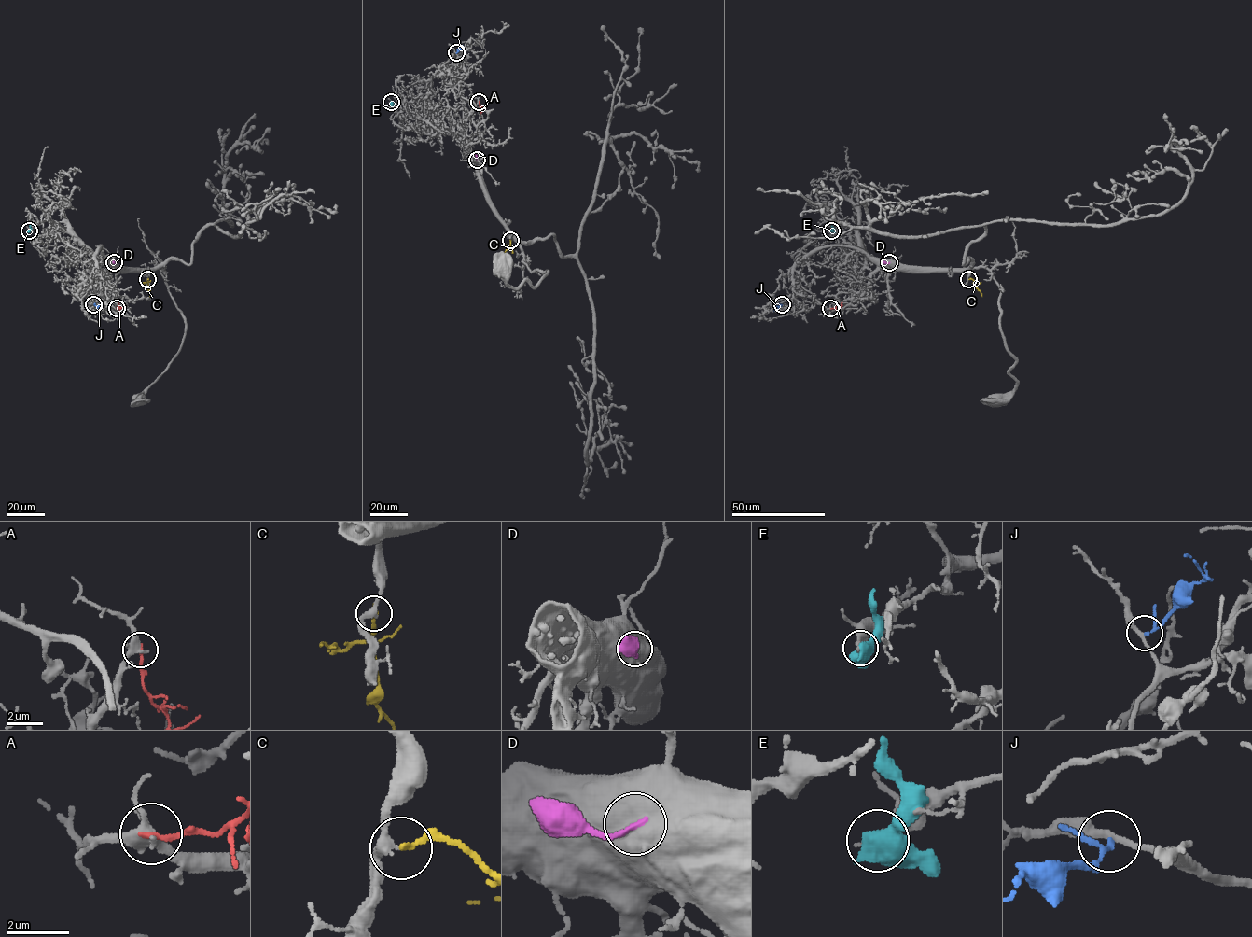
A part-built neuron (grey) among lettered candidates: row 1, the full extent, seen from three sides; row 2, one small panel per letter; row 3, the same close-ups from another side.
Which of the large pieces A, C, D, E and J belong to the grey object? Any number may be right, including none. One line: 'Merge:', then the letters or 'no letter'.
Merge: C

